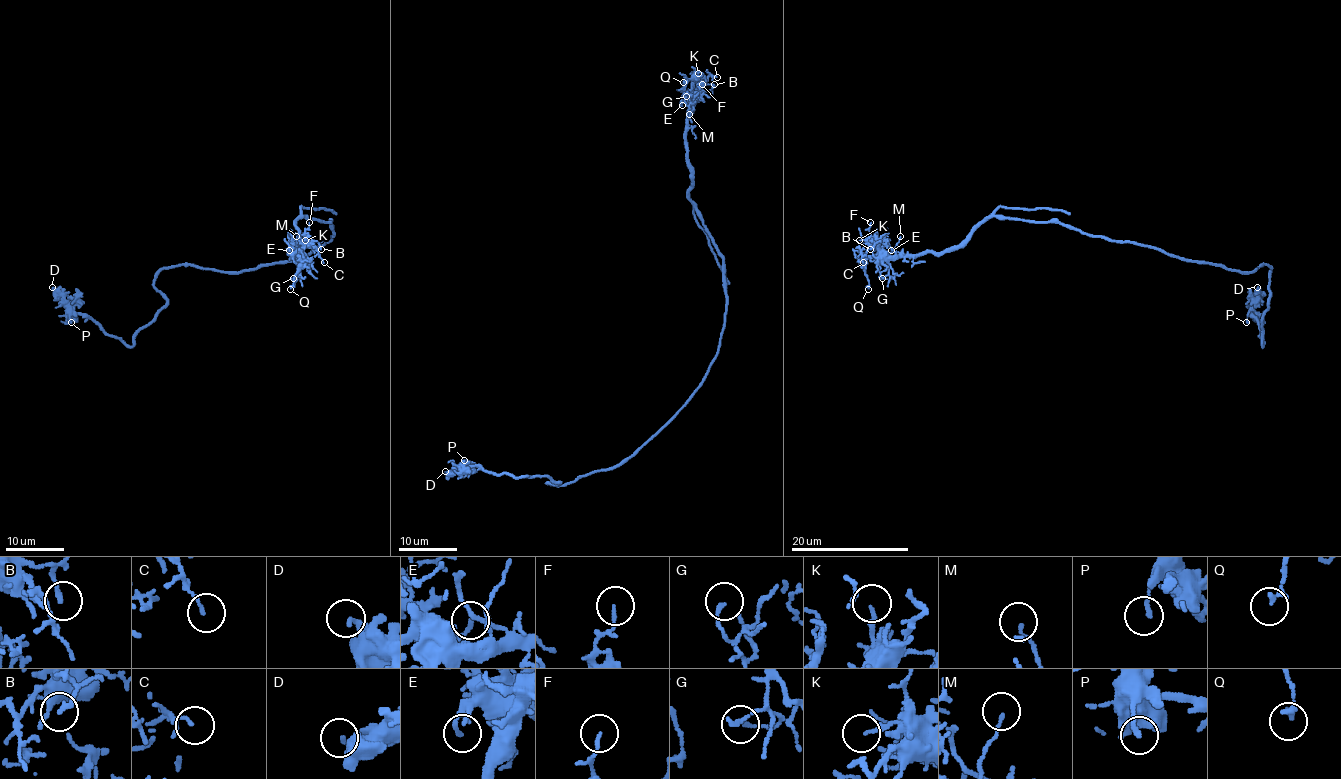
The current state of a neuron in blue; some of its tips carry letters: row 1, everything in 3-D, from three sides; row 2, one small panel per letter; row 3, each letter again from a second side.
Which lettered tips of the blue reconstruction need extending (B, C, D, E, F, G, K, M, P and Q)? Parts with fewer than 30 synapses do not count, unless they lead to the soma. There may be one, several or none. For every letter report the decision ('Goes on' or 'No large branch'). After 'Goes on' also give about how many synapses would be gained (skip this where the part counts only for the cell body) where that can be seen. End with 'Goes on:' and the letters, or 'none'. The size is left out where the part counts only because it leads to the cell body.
B: No large branch
C: No large branch
D: No large branch
E: No large branch
F: No large branch
G: No large branch
K: No large branch
M: No large branch
P: No large branch
Q: No large branch
Goes on: none

